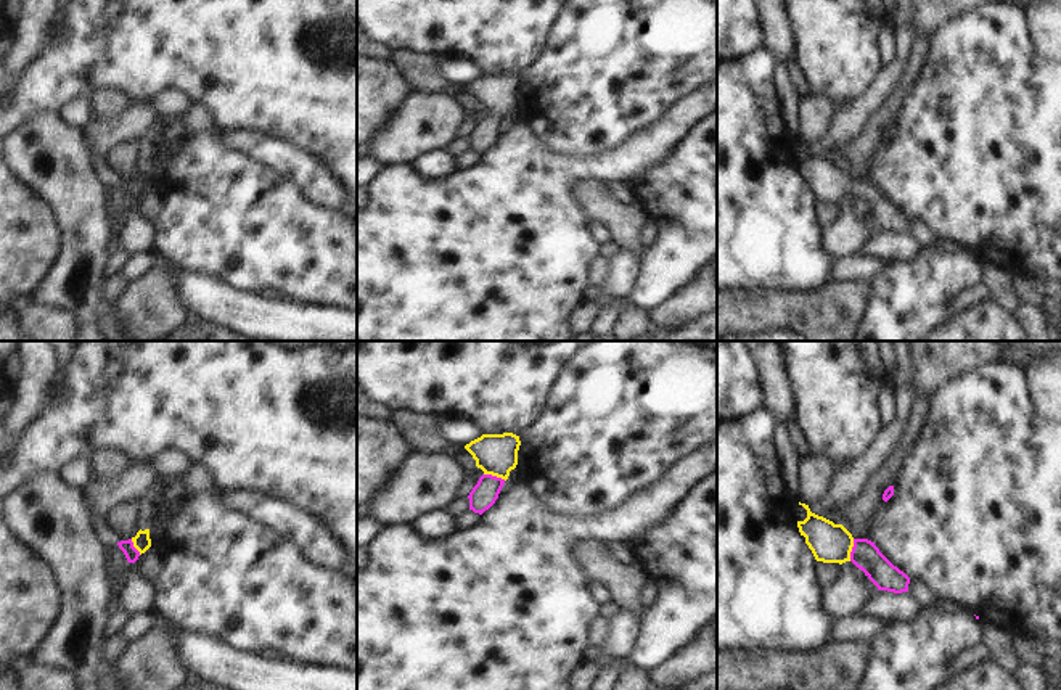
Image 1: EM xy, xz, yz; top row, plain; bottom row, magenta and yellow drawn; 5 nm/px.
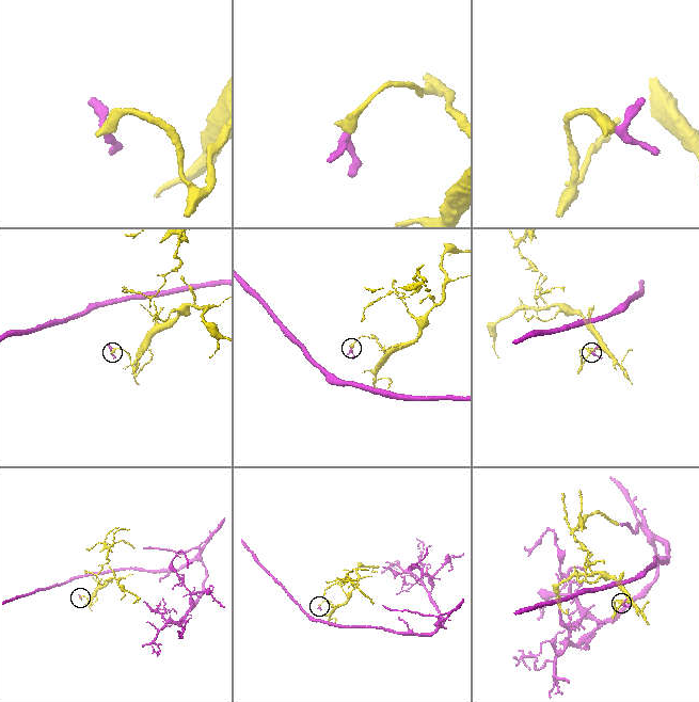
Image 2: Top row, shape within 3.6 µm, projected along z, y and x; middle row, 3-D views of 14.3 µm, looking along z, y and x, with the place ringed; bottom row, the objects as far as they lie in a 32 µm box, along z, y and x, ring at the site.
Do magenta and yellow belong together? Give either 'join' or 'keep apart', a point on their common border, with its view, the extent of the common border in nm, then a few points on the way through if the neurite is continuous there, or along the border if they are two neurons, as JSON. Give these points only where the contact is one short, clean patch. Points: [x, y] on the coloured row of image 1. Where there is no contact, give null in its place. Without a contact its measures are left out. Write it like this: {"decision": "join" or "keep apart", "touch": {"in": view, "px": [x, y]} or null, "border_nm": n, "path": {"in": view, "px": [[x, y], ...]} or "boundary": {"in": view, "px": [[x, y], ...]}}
{"decision": "join", "touch": {"in": "yz", "px": [852, 550]}, "border_nm": 110, "path": {"in": "yz", "px": [[865, 555], [852, 550], [830, 542]]}}

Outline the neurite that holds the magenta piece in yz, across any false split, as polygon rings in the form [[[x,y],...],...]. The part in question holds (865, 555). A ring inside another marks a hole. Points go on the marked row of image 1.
[[[799,502],[799,505],[807,510],[807,518],[797,521],[797,528],[817,561],[839,565],[852,561],[878,590],[908,592],[910,577],[894,566],[875,542],[854,539],[842,524],[812,513],[805,503]]]

